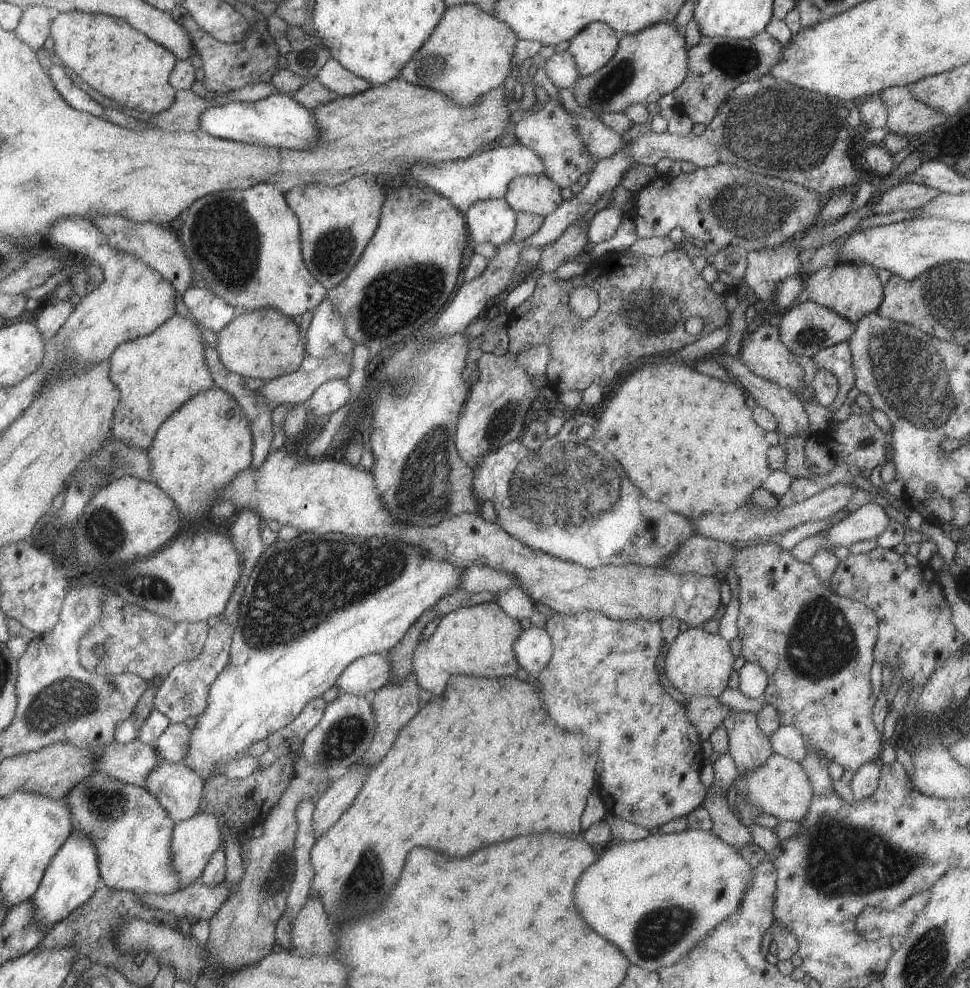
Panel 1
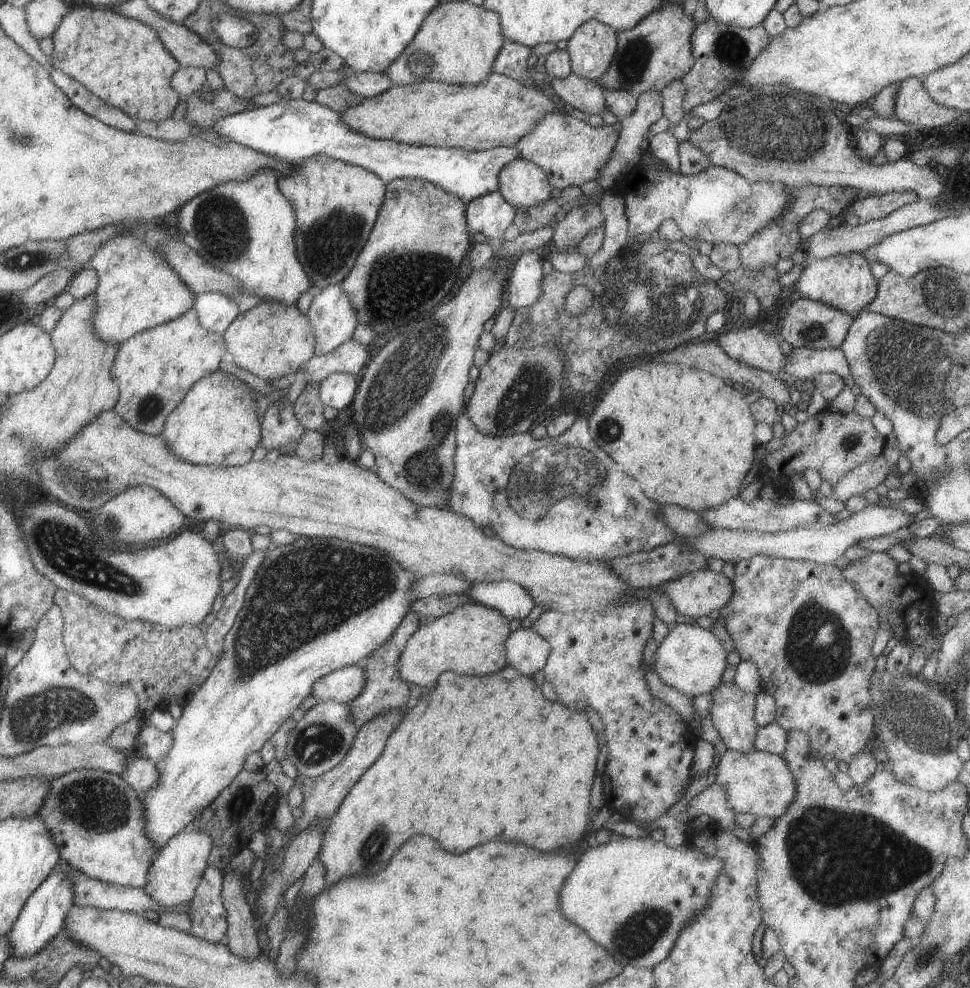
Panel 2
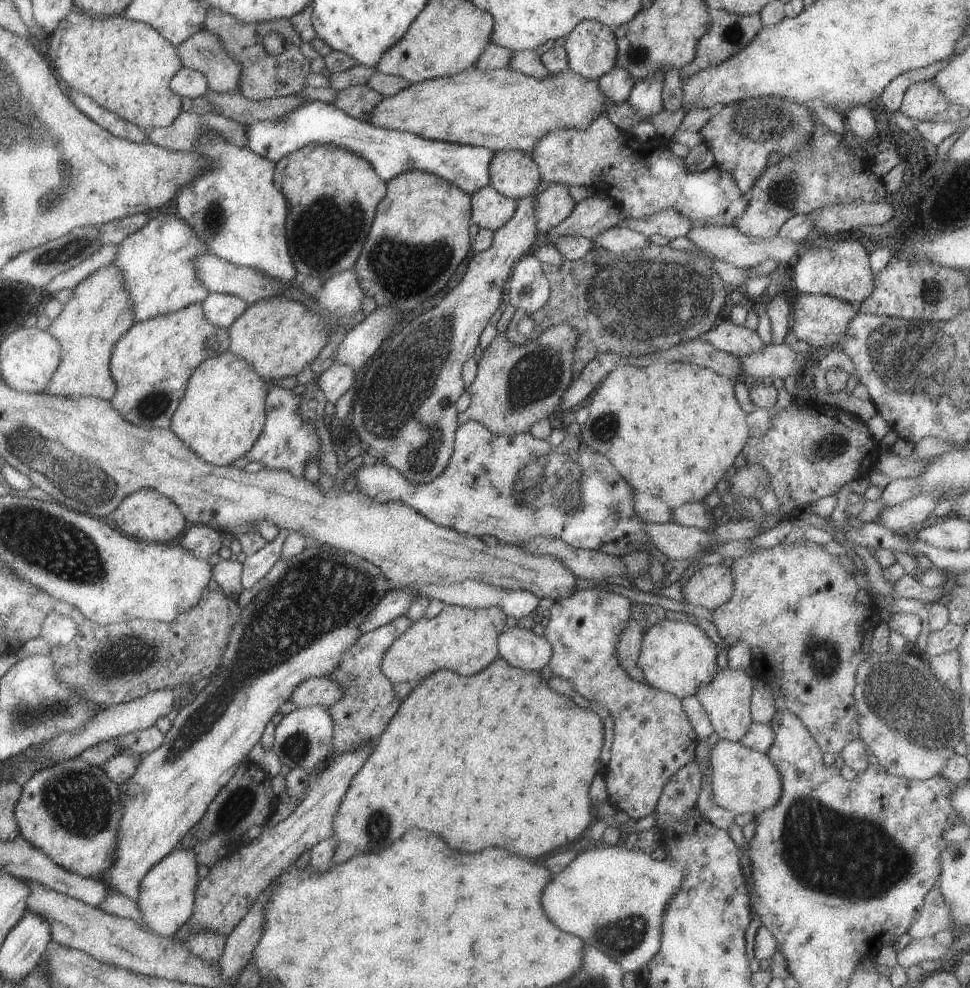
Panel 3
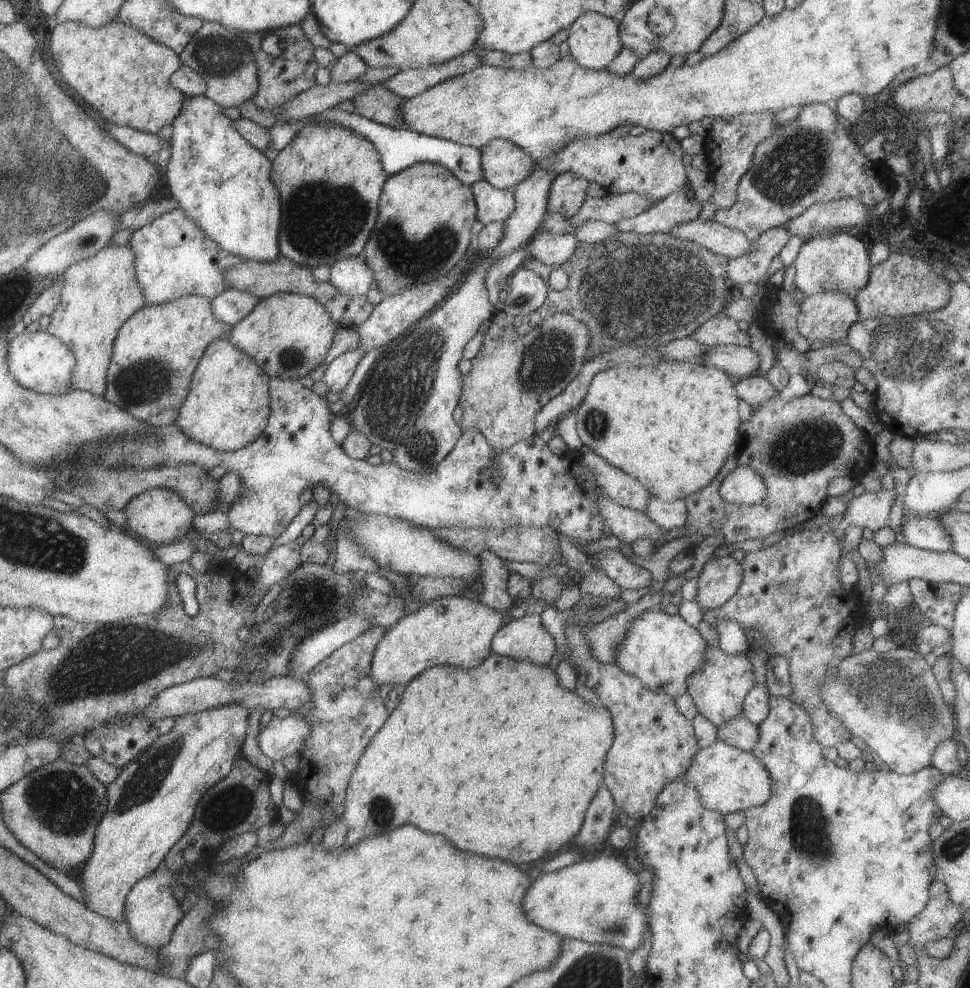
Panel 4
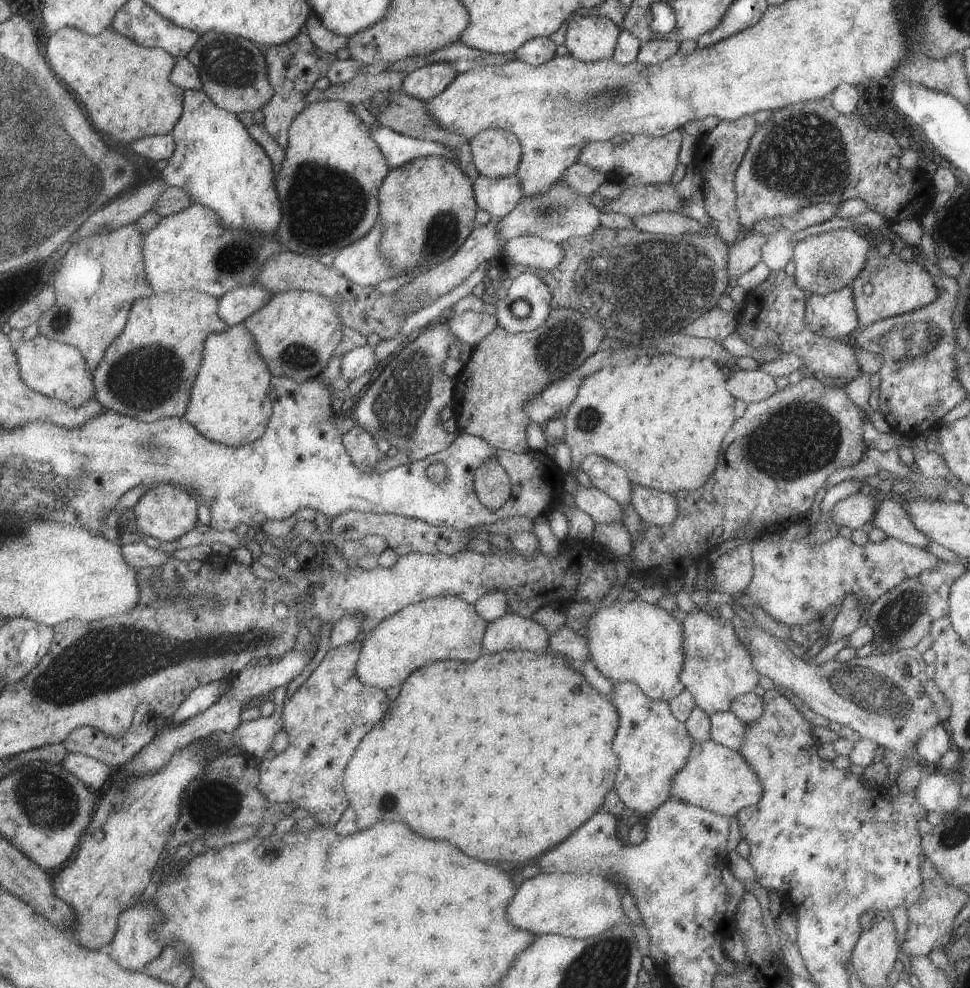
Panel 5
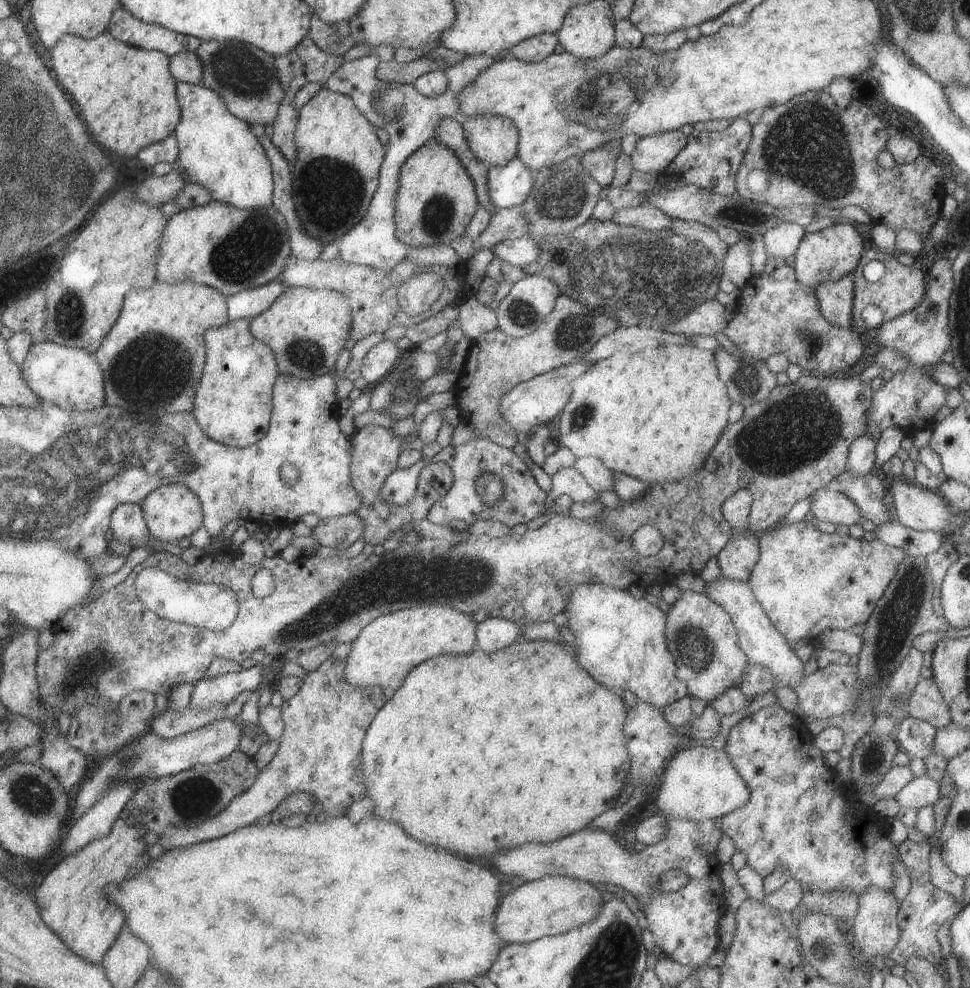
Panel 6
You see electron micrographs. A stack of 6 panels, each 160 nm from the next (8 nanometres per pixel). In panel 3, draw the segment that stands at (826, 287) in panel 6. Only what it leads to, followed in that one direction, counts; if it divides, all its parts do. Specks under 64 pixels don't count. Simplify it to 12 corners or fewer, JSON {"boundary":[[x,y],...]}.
{"boundary":[[797,294],[791,331],[811,347],[837,349],[856,306]]}

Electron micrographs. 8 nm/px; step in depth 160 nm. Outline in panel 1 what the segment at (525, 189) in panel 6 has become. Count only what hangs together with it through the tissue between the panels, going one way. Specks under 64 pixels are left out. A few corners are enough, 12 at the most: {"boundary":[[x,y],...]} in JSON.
{"boundary":[[504,198],[472,202],[468,238],[509,241],[516,216]]}

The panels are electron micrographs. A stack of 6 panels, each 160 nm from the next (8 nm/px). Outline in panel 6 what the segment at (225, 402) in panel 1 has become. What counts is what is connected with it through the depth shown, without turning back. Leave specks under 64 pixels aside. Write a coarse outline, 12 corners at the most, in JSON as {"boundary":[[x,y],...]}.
{"boundary":[[249,318],[204,333],[191,414],[246,448],[267,433],[279,374]]}

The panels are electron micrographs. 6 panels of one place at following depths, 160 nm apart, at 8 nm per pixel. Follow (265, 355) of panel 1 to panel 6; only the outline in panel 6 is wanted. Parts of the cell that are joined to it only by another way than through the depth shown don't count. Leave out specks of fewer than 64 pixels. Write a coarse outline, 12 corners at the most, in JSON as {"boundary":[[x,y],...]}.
{"boundary":[[286,288],[249,322],[277,372],[331,374],[350,329],[339,292]]}

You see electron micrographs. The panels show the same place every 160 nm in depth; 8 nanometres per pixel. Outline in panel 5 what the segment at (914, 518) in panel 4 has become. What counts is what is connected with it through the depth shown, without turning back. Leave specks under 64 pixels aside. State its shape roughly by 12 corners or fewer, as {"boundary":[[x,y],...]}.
{"boundary":[[875,495],[870,522],[914,547],[931,541],[915,528],[900,499]]}

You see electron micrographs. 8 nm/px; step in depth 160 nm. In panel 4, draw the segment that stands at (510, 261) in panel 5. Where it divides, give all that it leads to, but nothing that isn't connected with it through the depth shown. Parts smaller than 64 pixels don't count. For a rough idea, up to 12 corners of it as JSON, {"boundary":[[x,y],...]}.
{"boundary":[[538,230],[528,256],[549,268],[571,258],[578,240]]}

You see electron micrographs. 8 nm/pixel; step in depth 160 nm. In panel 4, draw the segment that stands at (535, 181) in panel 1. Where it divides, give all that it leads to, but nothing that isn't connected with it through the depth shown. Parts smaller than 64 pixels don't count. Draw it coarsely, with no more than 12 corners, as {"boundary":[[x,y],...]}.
{"boundary":[[491,139],[480,149],[482,178],[513,189],[538,171],[513,142]]}

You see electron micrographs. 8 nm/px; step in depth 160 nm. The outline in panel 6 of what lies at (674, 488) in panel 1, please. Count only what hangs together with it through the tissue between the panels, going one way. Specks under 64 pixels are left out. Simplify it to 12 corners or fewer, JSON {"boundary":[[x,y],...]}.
{"boundary":[[709,350],[604,356],[555,442],[647,485],[703,468],[731,403]]}

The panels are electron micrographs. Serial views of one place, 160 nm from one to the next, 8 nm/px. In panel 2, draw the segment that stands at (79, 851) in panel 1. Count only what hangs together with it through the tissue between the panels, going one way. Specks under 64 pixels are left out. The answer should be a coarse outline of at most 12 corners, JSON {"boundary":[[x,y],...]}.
{"boundary":[[59,859],[7,934],[11,955],[37,954],[74,904]]}

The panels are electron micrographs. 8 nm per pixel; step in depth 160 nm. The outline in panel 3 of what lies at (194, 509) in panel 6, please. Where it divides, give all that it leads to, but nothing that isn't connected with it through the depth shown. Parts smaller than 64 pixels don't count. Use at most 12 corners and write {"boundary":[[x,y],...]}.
{"boundary":[[141,488],[107,519],[139,541],[174,543],[179,508]]}

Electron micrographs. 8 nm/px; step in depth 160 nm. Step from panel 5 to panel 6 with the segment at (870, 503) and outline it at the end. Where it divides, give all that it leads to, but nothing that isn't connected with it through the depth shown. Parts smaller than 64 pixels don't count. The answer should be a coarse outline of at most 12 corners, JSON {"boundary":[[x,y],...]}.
{"boundary":[[820,487],[810,497],[814,522],[849,527],[863,520],[855,502]]}

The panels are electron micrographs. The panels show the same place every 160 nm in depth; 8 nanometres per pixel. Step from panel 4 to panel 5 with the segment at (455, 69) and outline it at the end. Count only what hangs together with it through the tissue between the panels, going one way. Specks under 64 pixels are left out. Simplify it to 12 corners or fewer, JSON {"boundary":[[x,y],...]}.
{"boundary":[[447,63],[406,73],[401,92],[427,102],[457,73]]}

